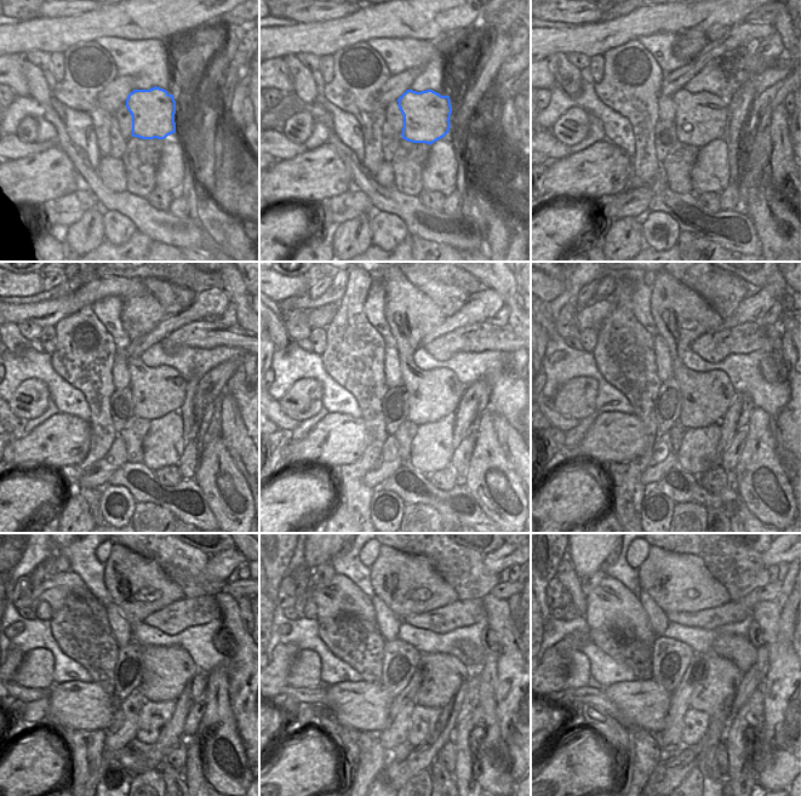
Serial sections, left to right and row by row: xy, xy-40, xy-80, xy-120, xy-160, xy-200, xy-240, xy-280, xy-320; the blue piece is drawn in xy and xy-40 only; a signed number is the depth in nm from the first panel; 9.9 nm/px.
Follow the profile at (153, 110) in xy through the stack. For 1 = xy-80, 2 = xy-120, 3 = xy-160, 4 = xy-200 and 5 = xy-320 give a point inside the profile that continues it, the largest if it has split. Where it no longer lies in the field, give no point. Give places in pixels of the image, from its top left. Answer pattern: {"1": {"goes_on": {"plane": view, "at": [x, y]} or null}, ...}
{"1": {"goes_on": {"plane": "xy-80", "at": [701, 118]}}, "2": {"goes_on": {"plane": "xy-120", "at": [156, 391]}}, "3": {"goes_on": {"plane": "xy-160", "at": [434, 394]}}, "4": {"goes_on": {"plane": "xy-200", "at": [707, 396]}}, "5": {"goes_on": {"plane": "xy-320", "at": [721, 679]}}}

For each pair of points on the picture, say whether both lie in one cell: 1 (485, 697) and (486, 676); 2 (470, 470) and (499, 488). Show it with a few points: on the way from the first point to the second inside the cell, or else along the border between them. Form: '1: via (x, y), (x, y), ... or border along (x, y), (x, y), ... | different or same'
1: via (486, 692), (486, 681) | same
2: border along (488, 451), (481, 461), (495, 474), (465, 482) | different

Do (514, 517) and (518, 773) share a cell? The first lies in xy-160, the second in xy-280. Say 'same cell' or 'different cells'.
different cells

